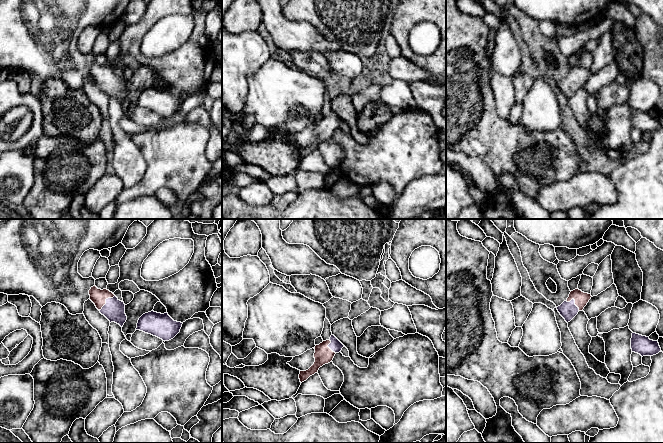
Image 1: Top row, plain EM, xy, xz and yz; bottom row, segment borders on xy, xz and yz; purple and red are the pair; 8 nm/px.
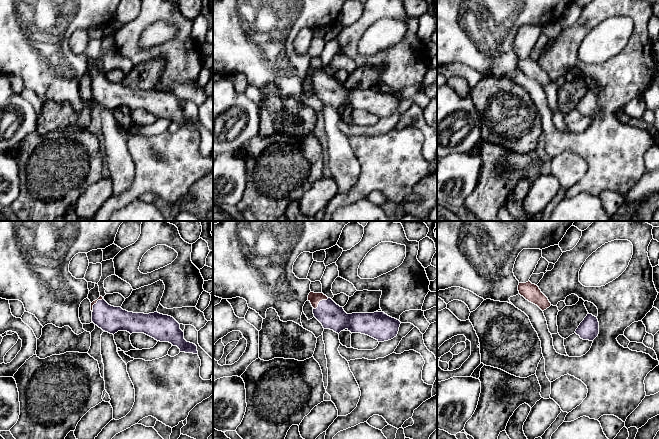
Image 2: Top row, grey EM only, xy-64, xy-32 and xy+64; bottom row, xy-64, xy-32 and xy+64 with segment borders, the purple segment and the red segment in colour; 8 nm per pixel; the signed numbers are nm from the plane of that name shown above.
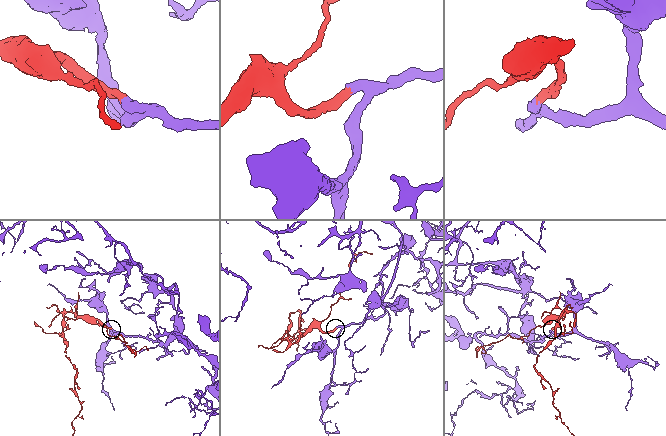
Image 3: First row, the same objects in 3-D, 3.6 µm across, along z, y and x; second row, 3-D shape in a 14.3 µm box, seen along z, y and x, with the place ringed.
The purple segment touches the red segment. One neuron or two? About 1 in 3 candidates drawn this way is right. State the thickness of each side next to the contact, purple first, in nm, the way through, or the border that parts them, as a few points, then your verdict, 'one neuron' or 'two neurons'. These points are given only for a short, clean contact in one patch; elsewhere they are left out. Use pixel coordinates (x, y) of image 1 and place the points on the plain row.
180 nm thick on the purple side, 120 nm on the other; runs through xy (114, 86), (106, 77), (97, 72); one neuron

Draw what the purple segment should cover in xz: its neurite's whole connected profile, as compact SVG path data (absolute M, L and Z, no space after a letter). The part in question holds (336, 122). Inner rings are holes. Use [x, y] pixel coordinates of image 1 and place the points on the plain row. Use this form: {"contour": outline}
{"contour": "M334 111L329 116L323 117L315 122L314 140L306 147L300 147L300 158L306 157L310 152L318 148L319 144L325 140L332 138L336 129L341 128L345 123Z"}

